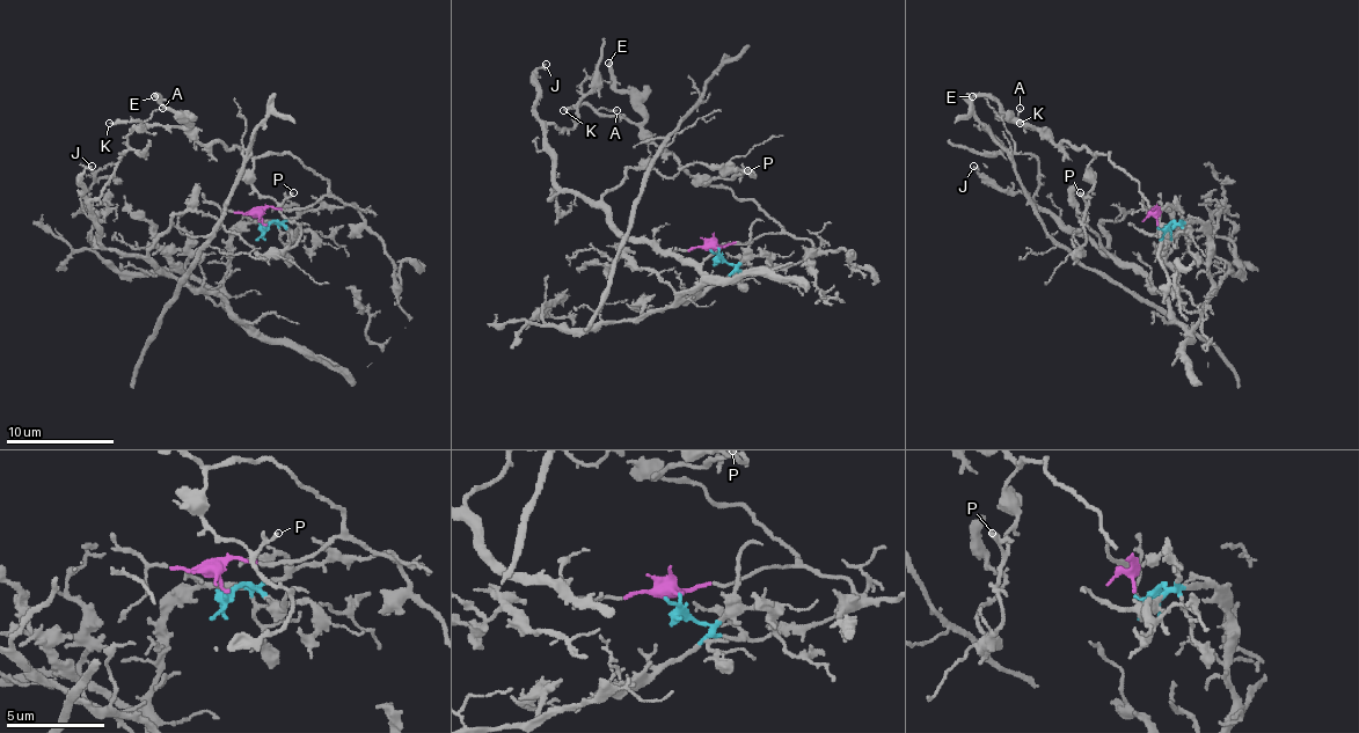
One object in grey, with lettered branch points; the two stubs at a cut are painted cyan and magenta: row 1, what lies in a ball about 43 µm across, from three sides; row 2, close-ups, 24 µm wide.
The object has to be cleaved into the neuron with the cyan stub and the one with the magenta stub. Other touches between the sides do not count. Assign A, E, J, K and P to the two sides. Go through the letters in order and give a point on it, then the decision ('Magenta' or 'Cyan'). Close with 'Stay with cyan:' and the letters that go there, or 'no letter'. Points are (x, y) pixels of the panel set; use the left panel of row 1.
A: Place: (162, 108). Magenta
E: Place: (154, 96). Magenta
J: Place: (92, 166). Cyan
K: Place: (109, 123). Magenta
P: Place: (293, 192). Magenta
Stay with cyan: J

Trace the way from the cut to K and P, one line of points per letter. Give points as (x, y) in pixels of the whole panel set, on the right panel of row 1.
K: (1157, 226), (1154, 207), (1149, 210), (1138, 185), (1109, 153), (1052, 145), (1034, 126), (1015, 121), (1020, 124)
P: (1157, 226), (1154, 207), (1109, 153), (1087, 167), (1087, 202), (1079, 193)

